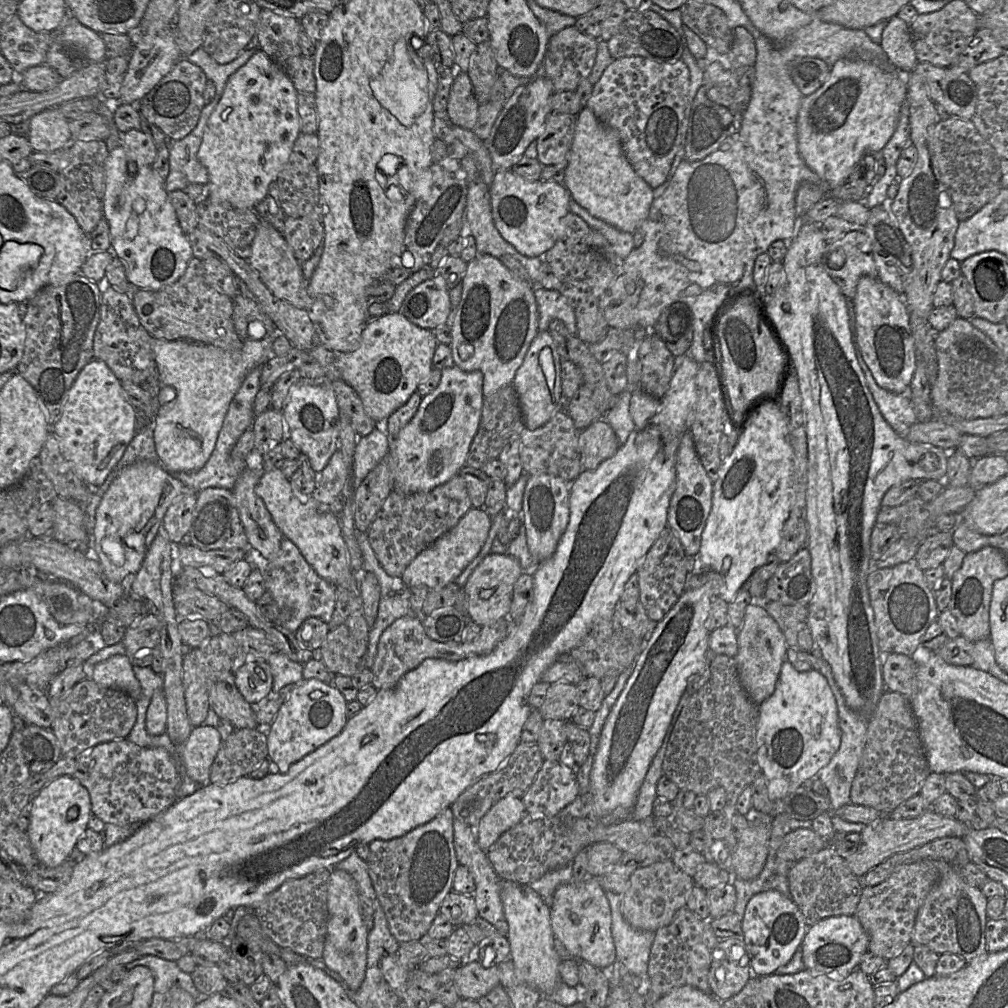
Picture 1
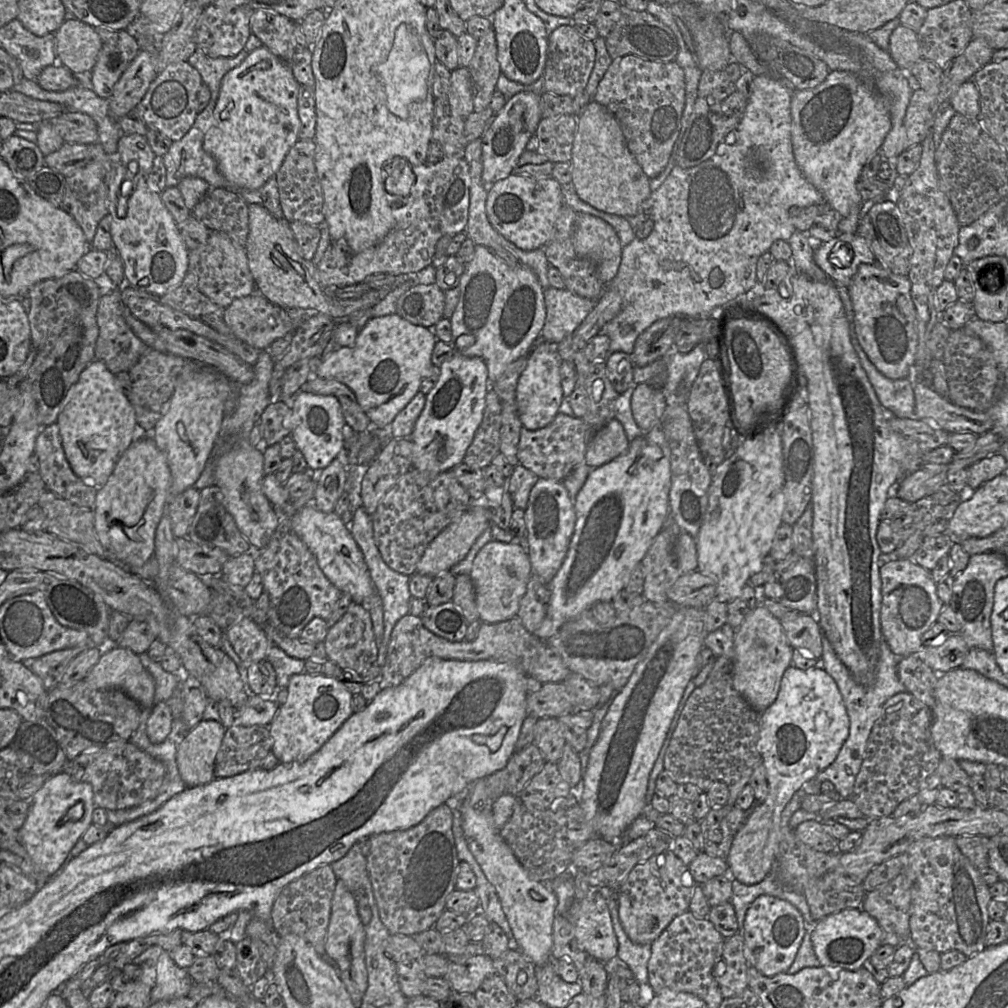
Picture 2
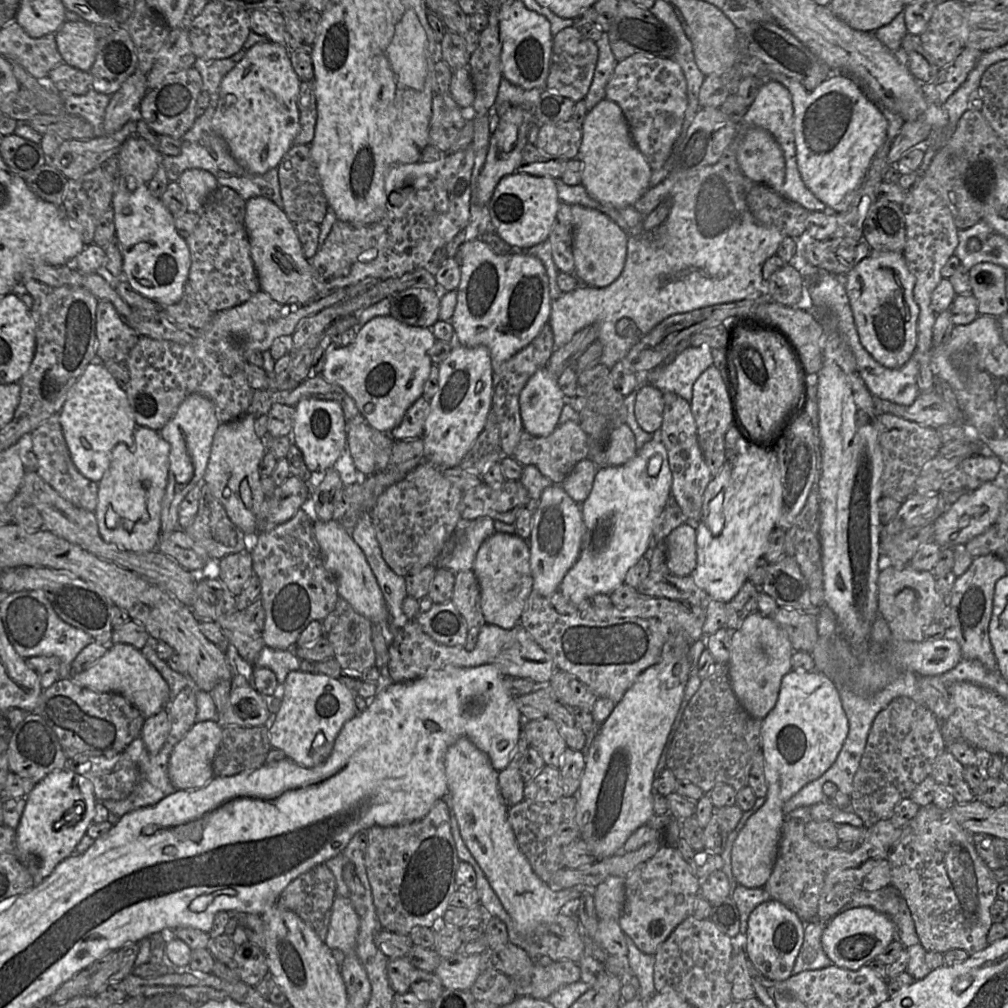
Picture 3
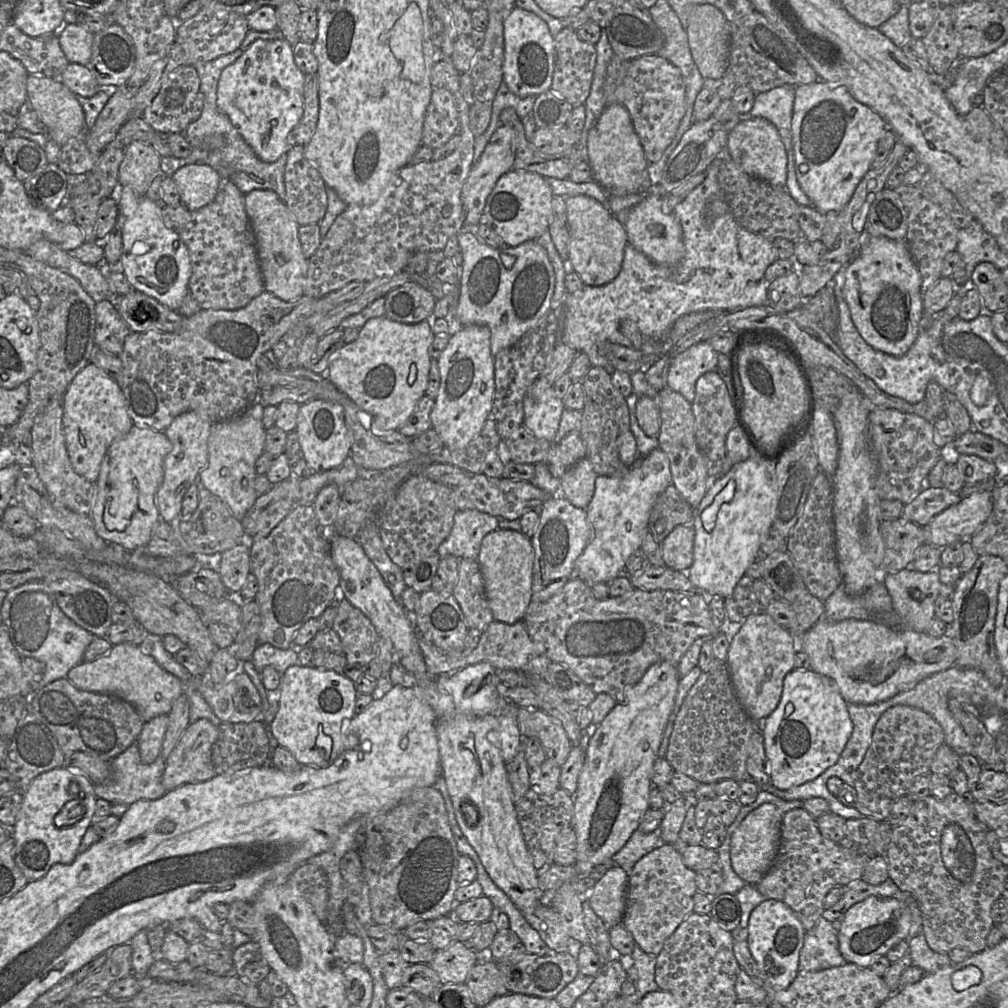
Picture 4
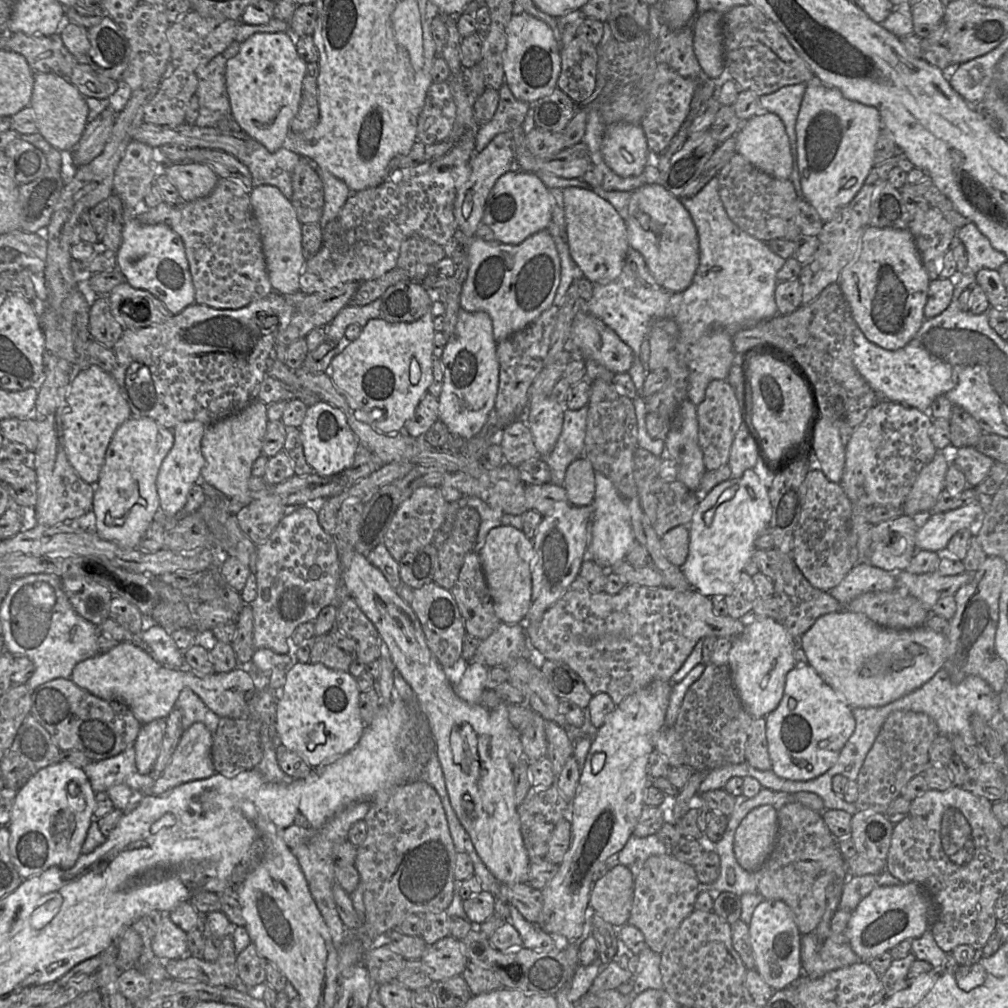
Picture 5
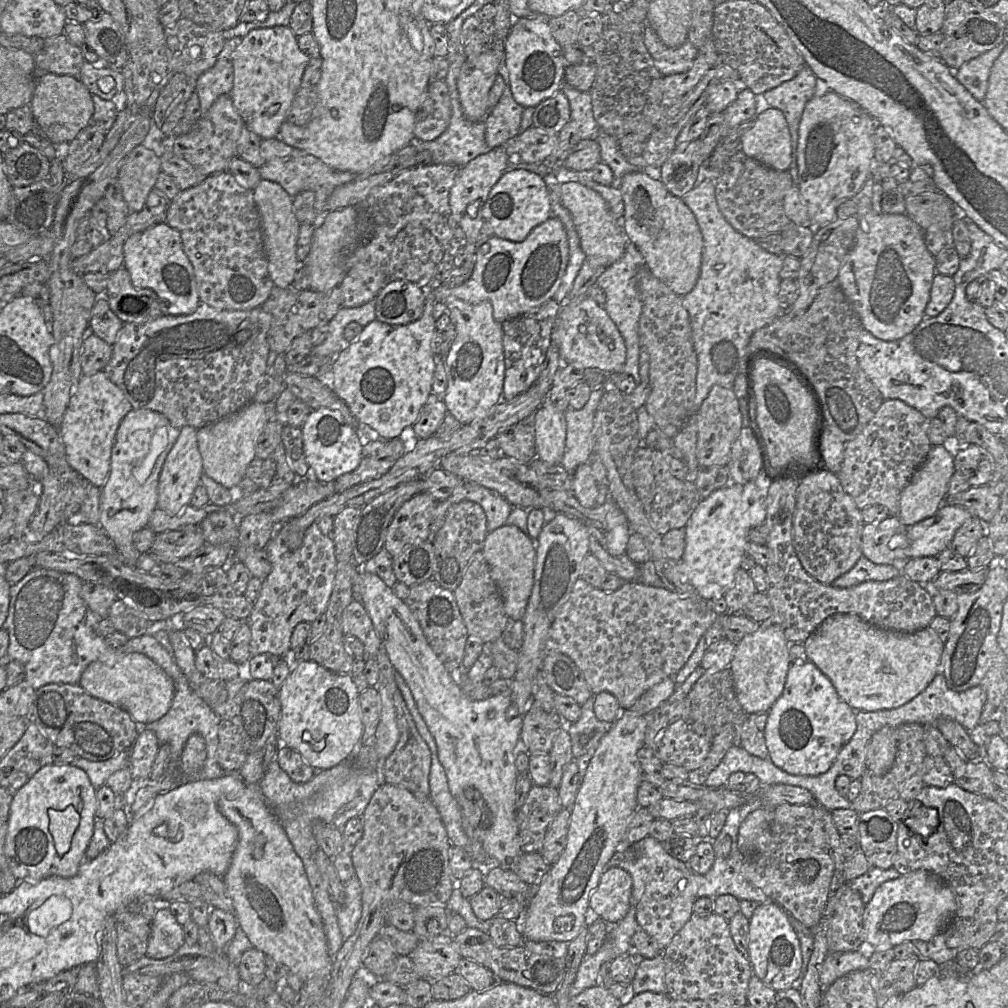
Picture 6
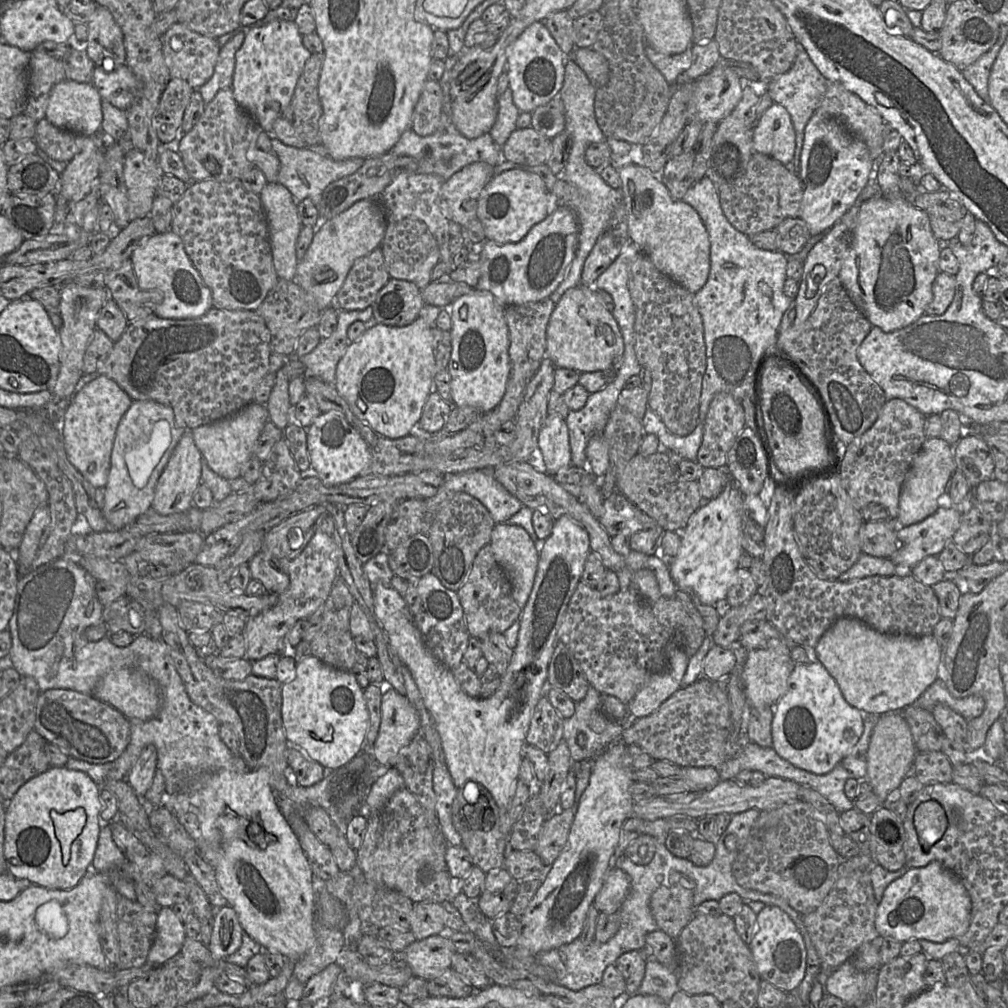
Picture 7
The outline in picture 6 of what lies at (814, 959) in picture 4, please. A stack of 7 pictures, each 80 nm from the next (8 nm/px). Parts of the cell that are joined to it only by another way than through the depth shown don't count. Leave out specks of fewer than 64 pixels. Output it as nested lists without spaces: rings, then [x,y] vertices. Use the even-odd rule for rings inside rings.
[[[858,950],[847,952],[829,952],[819,973],[820,987],[825,992],[839,977],[854,971],[870,967],[869,958]]]

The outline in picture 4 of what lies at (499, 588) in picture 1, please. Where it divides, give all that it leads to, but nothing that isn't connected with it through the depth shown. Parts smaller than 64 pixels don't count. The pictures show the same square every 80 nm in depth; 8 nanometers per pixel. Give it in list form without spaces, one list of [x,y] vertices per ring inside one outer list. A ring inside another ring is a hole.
[[[498,528],[483,538],[477,561],[494,621],[513,625],[523,620],[531,602],[533,559],[531,539],[522,532]]]

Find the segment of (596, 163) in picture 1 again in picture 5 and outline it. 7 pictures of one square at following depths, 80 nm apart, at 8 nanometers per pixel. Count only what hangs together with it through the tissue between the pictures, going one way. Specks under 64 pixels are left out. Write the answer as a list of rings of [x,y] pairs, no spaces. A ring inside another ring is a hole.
[[[626,122],[607,126],[601,154],[605,164],[618,176],[638,176],[648,162],[648,145],[643,129]]]

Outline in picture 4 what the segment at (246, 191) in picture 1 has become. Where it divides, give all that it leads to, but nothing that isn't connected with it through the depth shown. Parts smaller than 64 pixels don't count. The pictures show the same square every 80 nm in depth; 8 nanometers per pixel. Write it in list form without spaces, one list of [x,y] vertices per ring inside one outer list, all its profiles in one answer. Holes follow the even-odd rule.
[[[282,37],[274,40],[255,40],[235,62],[221,72],[217,87],[217,106],[262,161],[275,162],[290,148],[288,135],[303,113],[304,80],[305,74],[294,62],[293,46]]]

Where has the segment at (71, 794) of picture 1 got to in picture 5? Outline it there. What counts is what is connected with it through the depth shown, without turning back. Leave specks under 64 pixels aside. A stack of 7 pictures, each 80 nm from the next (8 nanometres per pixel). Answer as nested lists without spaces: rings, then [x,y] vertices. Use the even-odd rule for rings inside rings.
[[[58,762],[39,770],[32,776],[17,792],[11,810],[10,821],[6,826],[8,827],[10,834],[9,851],[11,861],[20,877],[23,880],[27,880],[42,874],[52,866],[57,866],[64,870],[72,868],[81,855],[81,848],[87,836],[89,827],[95,819],[95,809],[96,793],[93,791],[91,783],[82,768],[75,767],[66,762]],[[70,782],[74,782],[79,786],[80,791],[75,796],[68,793],[67,788]],[[58,812],[61,812],[59,814],[60,816],[66,816],[66,819],[68,819],[69,822],[75,822],[75,829],[67,844],[55,842],[51,834],[51,828],[53,827],[54,819],[58,815]]]

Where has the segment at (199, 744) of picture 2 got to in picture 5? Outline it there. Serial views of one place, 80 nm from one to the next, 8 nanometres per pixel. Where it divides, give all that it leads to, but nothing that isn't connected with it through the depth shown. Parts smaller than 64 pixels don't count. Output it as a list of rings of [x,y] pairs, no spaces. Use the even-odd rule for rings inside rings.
[[[201,722],[184,730],[170,762],[157,777],[152,795],[161,795],[183,783],[205,779],[215,773],[212,762],[213,735]]]

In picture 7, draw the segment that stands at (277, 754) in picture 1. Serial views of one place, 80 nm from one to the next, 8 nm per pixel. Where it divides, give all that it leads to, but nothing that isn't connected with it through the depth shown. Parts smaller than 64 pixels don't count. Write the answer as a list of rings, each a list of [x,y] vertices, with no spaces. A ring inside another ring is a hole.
[[[310,655],[296,663],[292,677],[282,684],[281,716],[288,742],[299,746],[312,760],[324,769],[336,770],[363,751],[365,734],[369,726],[369,713],[363,690],[350,671],[340,670]]]

